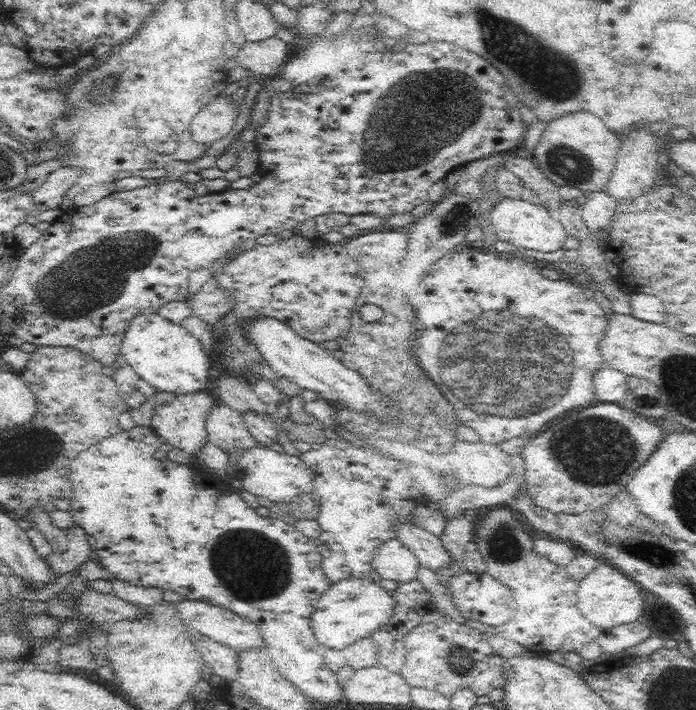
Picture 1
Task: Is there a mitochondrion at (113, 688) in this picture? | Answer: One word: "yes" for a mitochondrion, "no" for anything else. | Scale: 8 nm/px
no

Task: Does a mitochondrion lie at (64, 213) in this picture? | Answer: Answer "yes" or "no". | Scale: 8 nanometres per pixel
no

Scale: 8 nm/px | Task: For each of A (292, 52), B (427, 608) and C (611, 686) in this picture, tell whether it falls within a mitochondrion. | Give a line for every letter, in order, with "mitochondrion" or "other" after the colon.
A: other
B: other
C: other

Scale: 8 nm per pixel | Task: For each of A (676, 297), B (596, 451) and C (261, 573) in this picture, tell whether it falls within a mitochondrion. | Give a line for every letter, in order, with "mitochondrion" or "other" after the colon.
A: other
B: mitochondrion
C: mitochondrion

